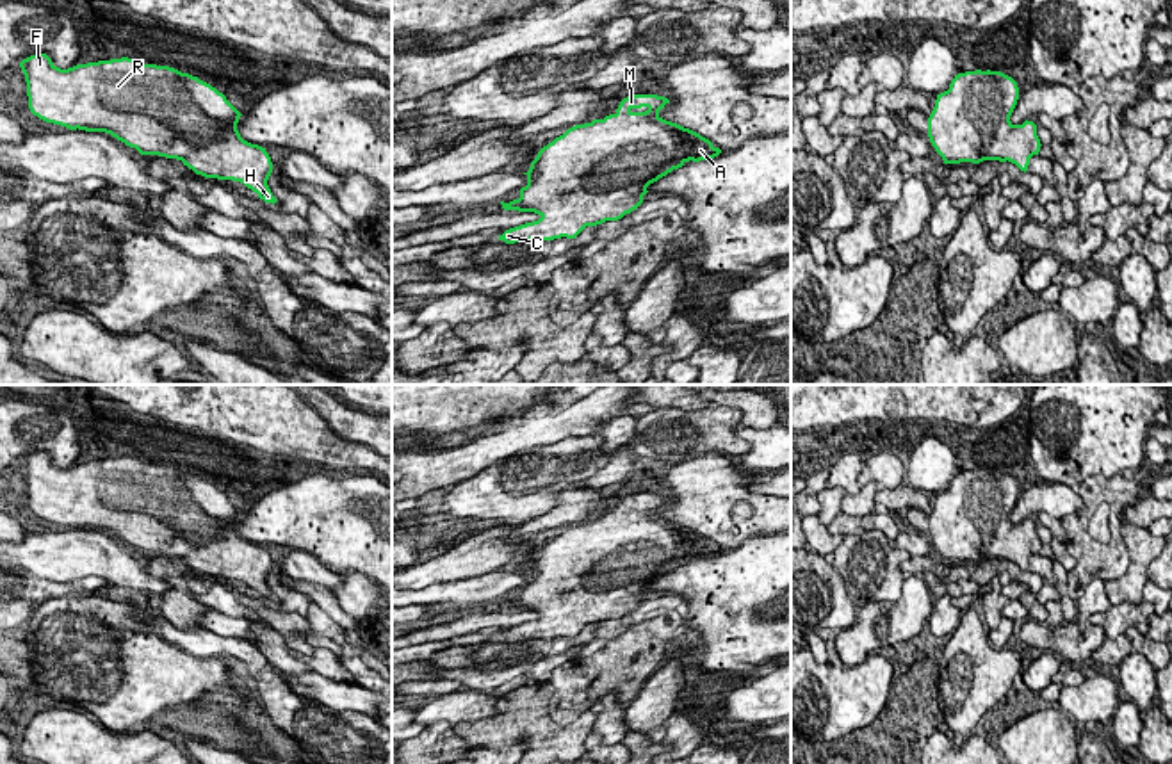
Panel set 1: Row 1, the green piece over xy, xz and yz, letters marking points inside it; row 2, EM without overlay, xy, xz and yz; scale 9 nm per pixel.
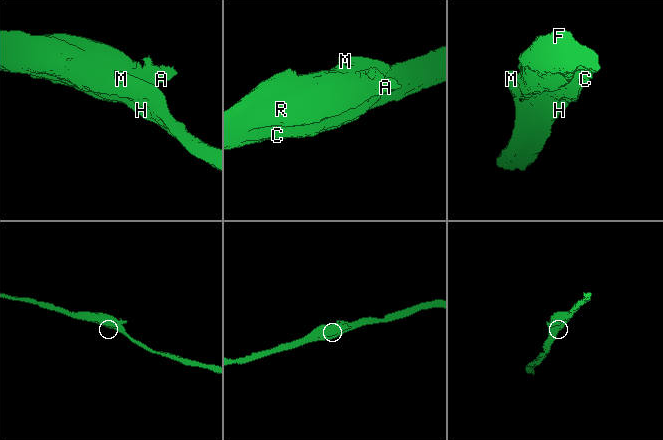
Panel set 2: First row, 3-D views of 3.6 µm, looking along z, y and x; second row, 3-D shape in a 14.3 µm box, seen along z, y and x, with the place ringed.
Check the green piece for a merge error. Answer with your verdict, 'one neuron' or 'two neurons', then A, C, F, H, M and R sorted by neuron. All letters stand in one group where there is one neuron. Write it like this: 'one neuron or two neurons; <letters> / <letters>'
one neuron; A C F H M R

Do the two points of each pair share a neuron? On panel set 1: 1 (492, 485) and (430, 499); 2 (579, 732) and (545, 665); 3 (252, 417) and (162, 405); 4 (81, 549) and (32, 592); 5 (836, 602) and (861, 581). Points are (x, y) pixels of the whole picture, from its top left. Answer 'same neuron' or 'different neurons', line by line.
1: same neuron
2: different neurons
3: same neuron
4: different neurons
5: different neurons

